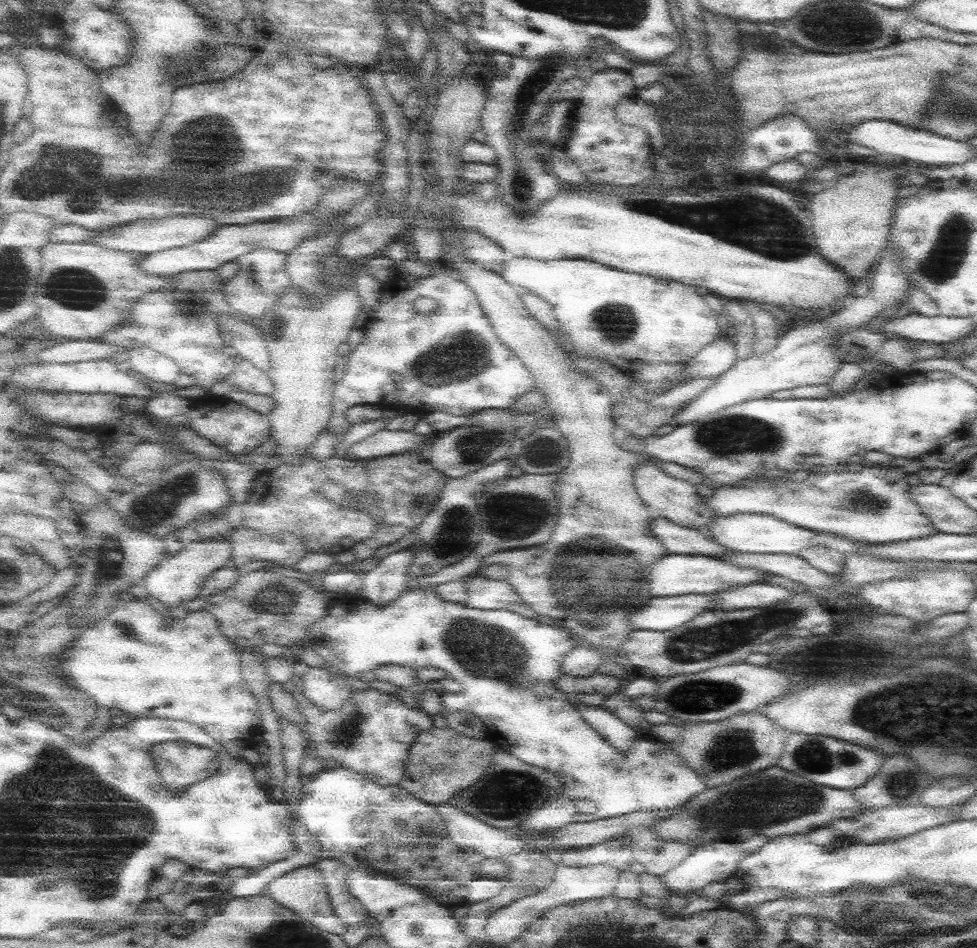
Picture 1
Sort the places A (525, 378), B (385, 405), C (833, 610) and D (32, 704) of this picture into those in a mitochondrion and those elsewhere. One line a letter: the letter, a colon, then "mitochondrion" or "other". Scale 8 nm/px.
A: other
B: other
C: other
D: mitochondrion

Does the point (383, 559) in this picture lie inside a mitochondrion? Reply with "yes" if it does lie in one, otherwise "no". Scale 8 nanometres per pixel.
no

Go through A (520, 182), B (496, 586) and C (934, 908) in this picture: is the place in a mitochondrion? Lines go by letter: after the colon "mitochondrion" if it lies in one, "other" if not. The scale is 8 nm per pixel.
A: other
B: other
C: mitochondrion

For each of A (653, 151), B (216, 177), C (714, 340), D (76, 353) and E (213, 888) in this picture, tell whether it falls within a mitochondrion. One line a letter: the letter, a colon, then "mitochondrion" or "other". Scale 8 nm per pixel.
A: other
B: mitochondrion
C: other
D: other
E: other

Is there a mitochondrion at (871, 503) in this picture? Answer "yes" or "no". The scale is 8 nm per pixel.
yes

